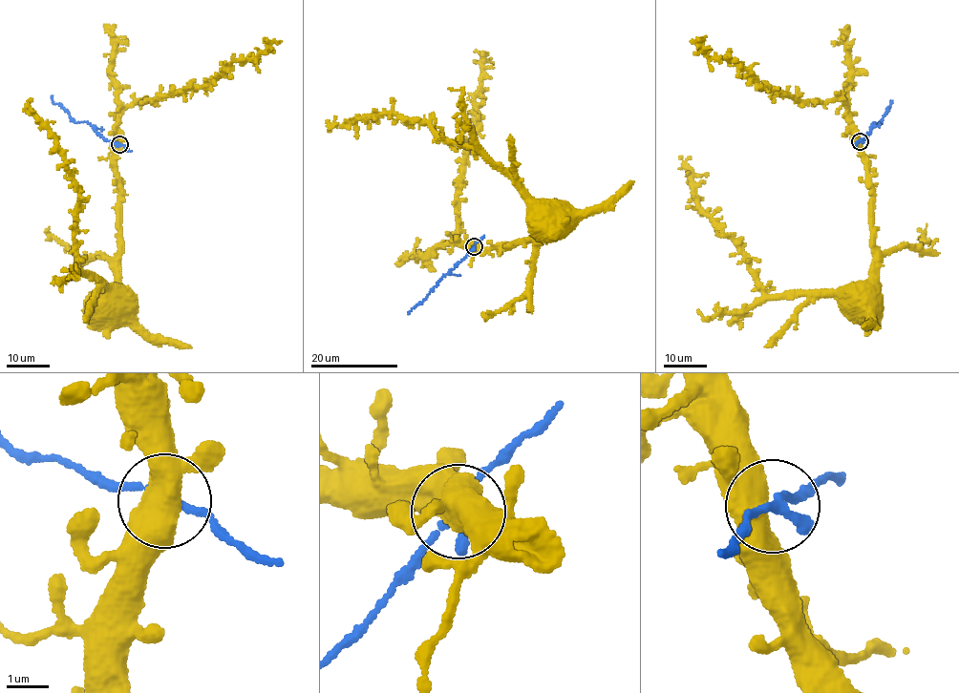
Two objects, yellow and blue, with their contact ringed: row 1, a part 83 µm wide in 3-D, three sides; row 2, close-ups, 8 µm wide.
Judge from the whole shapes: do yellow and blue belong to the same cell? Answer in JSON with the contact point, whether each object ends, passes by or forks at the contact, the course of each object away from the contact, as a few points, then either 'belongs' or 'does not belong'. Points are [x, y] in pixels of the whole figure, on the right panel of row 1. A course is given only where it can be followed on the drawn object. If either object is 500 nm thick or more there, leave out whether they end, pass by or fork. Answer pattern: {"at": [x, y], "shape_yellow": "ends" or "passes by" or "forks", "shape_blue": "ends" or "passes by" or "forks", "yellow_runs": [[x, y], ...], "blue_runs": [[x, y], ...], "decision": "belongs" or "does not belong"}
{"at": [860, 141], "yellow_runs": [[860, 140], [871, 187], [872, 277], [836, 290], [794, 294], [762, 292], [749, 256], [699, 205], [679, 156]], "blue_runs": [[861, 140], [867, 136], [874, 122], [881, 123], [891, 101]], "decision": "belongs"}

